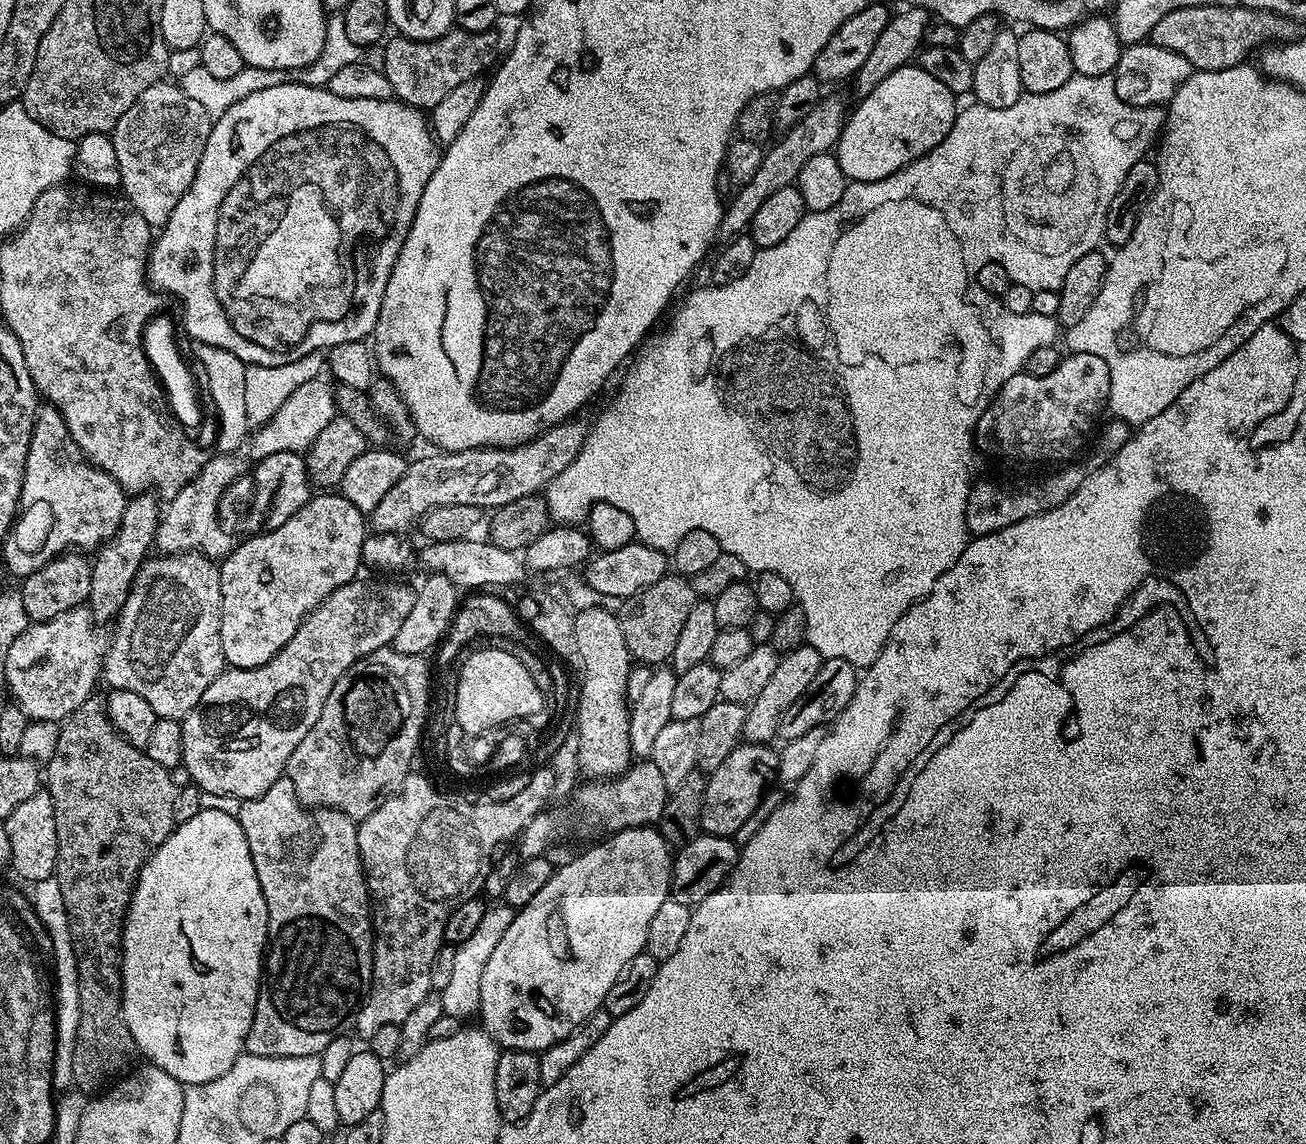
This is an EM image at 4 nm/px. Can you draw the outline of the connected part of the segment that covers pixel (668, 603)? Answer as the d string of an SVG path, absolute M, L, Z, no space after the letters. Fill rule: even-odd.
M669 574L654 586L623 601L624 612L619 613L620 625L633 661L644 666L660 666L671 661L678 634L682 634L682 626L690 610L694 610L697 599L691 579Z

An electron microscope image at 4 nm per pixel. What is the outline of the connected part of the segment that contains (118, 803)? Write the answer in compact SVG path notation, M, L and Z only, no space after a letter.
M93 694L88 697L78 710L73 712L67 720L60 724L58 734L58 747L54 749L54 758L46 761L46 790L54 802L54 826L58 830L58 858L56 859L55 878L58 886L62 886L62 902L66 902L66 918L70 926L70 942L74 946L74 958L78 966L78 1002L80 1003L80 1025L78 1034L74 1038L74 1054L72 1055L72 1082L74 1088L85 1094L99 1094L117 1080L128 1075L130 1069L137 1063L138 1049L134 1042L134 1034L130 1034L130 1026L126 1026L124 1017L124 979L122 978L122 962L124 951L122 950L122 938L124 937L124 920L128 916L128 903L132 901L132 895L136 889L136 881L140 878L142 866L166 842L166 838L172 833L177 822L174 818L174 806L178 784L172 781L173 773L169 769L158 766L154 758L148 756L147 751L130 742L121 732L113 726L108 717L108 706L99 695Z

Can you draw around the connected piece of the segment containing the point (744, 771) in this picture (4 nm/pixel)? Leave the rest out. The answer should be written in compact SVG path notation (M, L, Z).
M742 742L718 766L718 770L707 773L706 798L702 798L701 829L710 836L735 837L738 826L750 818L750 813L758 806L769 787L768 779L773 779L780 761L777 749L767 743Z

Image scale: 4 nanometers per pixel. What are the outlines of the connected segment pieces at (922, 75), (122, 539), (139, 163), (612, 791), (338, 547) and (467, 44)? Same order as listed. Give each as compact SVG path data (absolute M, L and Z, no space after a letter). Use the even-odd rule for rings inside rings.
M919 66L894 70L870 94L859 97L860 105L847 113L834 149L842 173L852 182L874 182L922 158L950 134L958 111L956 100L938 78L926 74Z
M152 494L133 495L122 514L122 522L118 526L118 530L108 539L107 544L95 553L92 560L90 594L86 604L87 607L91 608L92 617L96 621L115 621L123 610L124 604L128 601L128 596L132 592L132 585L136 583L138 570L144 565L144 561L149 559L156 543L156 531L162 515L162 504L159 502L161 503Z
M161 82L142 90L138 102L118 118L110 135L118 154L123 195L153 226L163 226L198 174L202 150L214 123L213 113L189 98L179 83Z
M641 759L629 766L621 776L581 783L567 799L556 804L557 808L549 807L539 812L521 830L518 851L524 858L543 856L549 851L547 848L559 840L584 840L587 836L604 838L627 828L659 825L662 810L666 810L669 791L666 778L662 778L652 759Z
M316 494L282 526L269 528L259 534L249 535L249 540L241 539L229 556L223 557L220 569L220 589L222 590L222 610L220 611L220 633L222 634L222 654L225 665L234 668L257 668L290 638L294 630L307 618L315 608L338 586L346 586L357 579L356 572L362 568L363 542L366 537L366 516L359 512L346 498L339 494Z
M461 28L433 40L411 40L399 34L393 35L393 40L389 39L383 45L382 63L391 95L411 108L431 110L438 106L438 102L442 102L442 98L446 98L446 94L450 94L450 90L455 90L462 82L477 79L483 68L493 67L496 35L495 31L467 32Z

